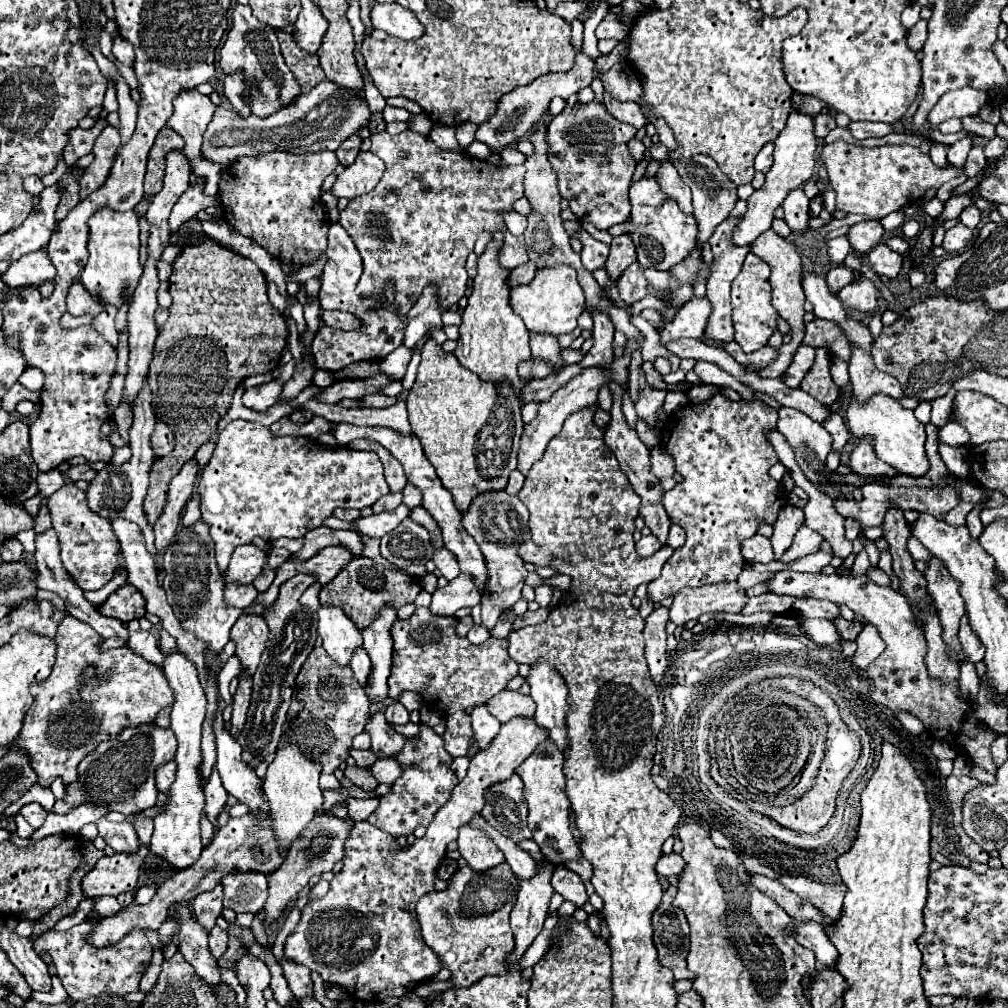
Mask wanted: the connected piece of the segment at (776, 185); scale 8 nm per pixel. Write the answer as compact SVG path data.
M795 104L795 108L791 110L791 114L787 118L785 130L775 140L773 166L765 174L765 184L763 184L763 188L755 190L751 194L751 198L747 200L749 210L743 216L743 220L739 222L739 228L735 230L735 242L737 244L751 244L761 232L769 230L771 222L775 218L775 210L783 204L783 200L787 198L787 194L791 190L801 188L807 180L811 180L813 168L815 168L815 154L817 154L817 138L813 134L813 124L815 124L815 116L799 112L799 108Z

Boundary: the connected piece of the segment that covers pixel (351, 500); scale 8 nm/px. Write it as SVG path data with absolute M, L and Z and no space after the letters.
M233 420L229 422L221 432L219 432L219 438L217 438L217 446L215 446L215 452L209 460L209 464L205 466L203 474L199 476L199 494L201 494L201 512L203 512L203 520L207 520L207 524L211 526L211 538L215 542L215 556L217 556L217 564L219 564L219 572L225 574L227 572L227 566L229 566L229 558L233 554L233 550L241 544L251 544L251 540L255 536L261 536L263 540L271 542L271 540L277 540L277 538L301 538L305 536L309 530L315 530L323 524L325 518L329 518L333 514L335 508L357 508L357 510L363 510L363 508L371 508L381 496L389 494L389 486L385 482L385 476L383 476L383 466L381 466L381 460L379 456L375 456L375 452L363 452L363 450L353 450L353 448L347 448L347 446L337 446L337 448L327 448L323 446L321 442L313 442L311 438L295 438L295 436L273 436L269 432L269 428L257 424L257 422L247 422L247 420Z

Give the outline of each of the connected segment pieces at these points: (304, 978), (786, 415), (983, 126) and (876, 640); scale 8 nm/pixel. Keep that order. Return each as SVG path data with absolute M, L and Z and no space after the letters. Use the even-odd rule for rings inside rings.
M281 958L277 960L283 968L283 976L289 984L289 990L297 996L297 998L303 998L303 996L313 996L313 982L311 982L311 972L309 968L303 968L301 964L297 962L291 962L287 958Z
M781 408L781 410L779 410L777 430L787 438L787 442L789 442L791 448L795 450L795 458L797 458L801 470L805 472L807 480L813 482L813 484L817 486L817 490L823 492L825 496L829 496L829 498L833 498L833 500L839 498L837 486L829 480L831 470L829 470L827 464L825 464L825 458L827 458L827 454L831 452L831 444L833 444L829 432L827 432L821 424L815 424L809 416L803 416L803 412L795 412L793 408Z
M979 116L965 117L962 119L962 124L965 132L987 136L987 138L995 138L995 126L987 124Z
M865 624L863 632L857 636L857 652L853 656L853 662L859 668L867 668L883 650L885 650L885 642L879 636L877 628L871 624Z

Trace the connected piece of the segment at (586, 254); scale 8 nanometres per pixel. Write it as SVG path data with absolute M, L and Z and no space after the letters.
M579 230L575 236L577 236L577 238L581 240L581 244L583 244L583 250L581 250L581 262L583 262L583 266L585 266L589 272L593 272L593 270L597 270L597 268L603 268L607 256L609 256L609 246L603 244L603 242L599 242L599 240L595 240L595 238L589 236L585 230Z

